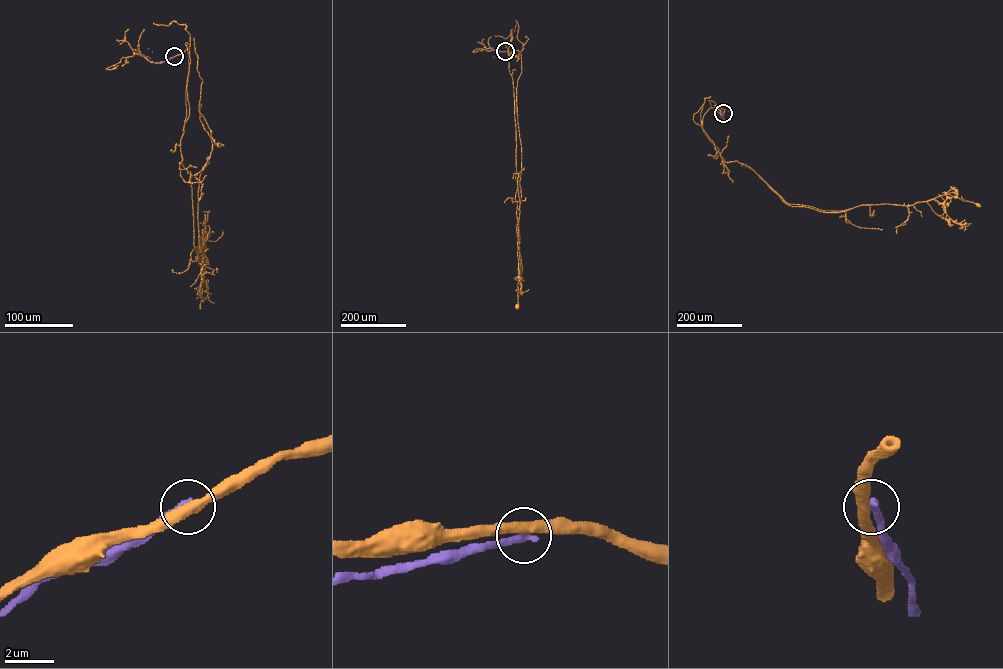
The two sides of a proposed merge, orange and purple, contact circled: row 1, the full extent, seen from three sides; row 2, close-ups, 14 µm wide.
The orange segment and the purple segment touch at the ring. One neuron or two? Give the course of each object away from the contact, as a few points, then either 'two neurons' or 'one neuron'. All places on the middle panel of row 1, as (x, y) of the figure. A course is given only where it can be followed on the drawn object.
orange runs (505, 51), (512, 50), (512, 30), (508, 51), (516, 142), (515, 199), (520, 284), (517, 305); purple runs (505, 51), (493, 50), (492, 58); two neurons

